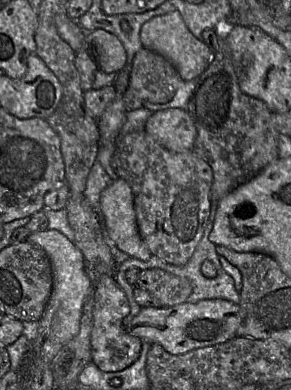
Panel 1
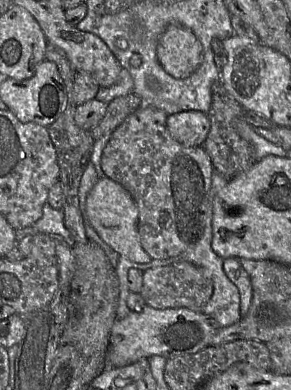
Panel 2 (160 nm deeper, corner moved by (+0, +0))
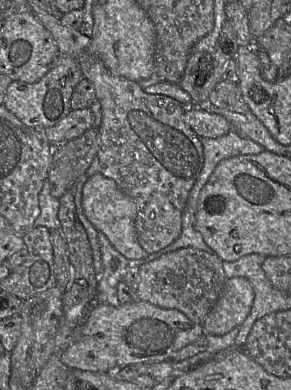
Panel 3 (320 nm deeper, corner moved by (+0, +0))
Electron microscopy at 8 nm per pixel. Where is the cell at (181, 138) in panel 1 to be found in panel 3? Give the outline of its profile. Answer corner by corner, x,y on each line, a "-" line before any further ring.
186,107
184,120
199,138
221,137
232,128
223,116
194,108

